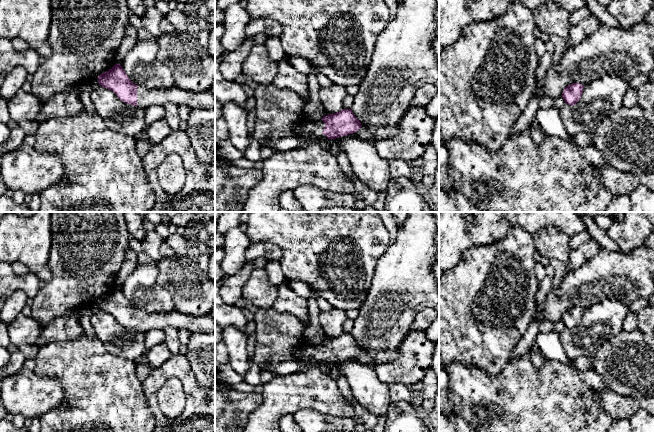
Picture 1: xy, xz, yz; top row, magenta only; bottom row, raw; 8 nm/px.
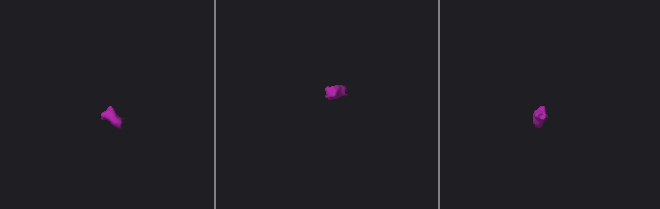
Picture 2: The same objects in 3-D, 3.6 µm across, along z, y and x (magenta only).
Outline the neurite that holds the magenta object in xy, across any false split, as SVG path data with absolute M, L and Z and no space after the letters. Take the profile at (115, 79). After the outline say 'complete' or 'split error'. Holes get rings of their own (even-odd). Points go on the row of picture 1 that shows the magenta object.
M115 64L108 71L91 80L93 88L100 86L113 91L124 103L147 108L162 106L165 103L186 105L191 108L212 109L215 108L215 98L210 90L200 93L184 91L177 86L169 89L149 89L134 84L127 76L120 64Z; split error

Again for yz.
M572 83L564 88L562 97L566 104L575 105L583 93L584 86L580 83Z; complete

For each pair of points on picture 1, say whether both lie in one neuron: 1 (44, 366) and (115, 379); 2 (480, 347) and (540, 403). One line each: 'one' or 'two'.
1: one
2: two

